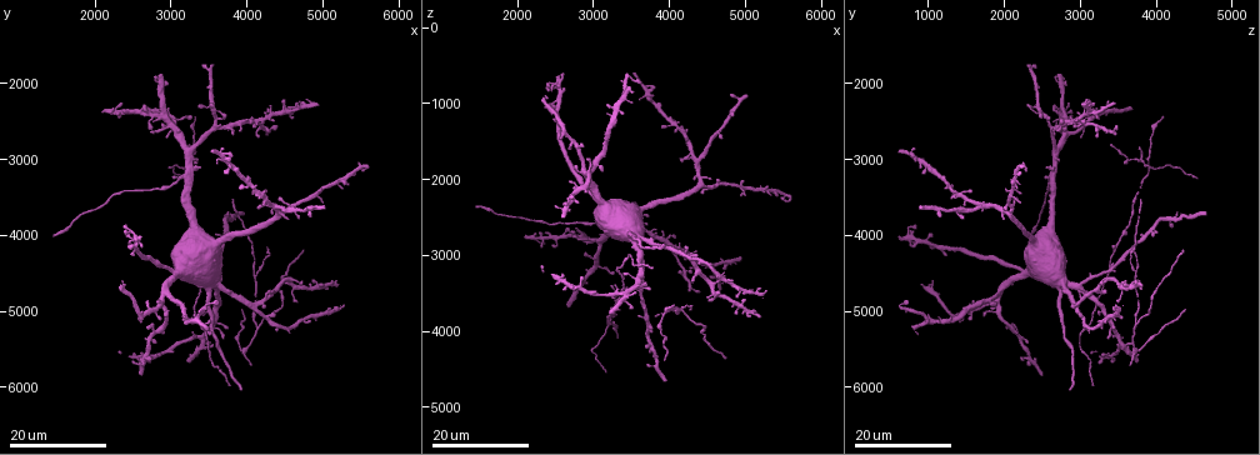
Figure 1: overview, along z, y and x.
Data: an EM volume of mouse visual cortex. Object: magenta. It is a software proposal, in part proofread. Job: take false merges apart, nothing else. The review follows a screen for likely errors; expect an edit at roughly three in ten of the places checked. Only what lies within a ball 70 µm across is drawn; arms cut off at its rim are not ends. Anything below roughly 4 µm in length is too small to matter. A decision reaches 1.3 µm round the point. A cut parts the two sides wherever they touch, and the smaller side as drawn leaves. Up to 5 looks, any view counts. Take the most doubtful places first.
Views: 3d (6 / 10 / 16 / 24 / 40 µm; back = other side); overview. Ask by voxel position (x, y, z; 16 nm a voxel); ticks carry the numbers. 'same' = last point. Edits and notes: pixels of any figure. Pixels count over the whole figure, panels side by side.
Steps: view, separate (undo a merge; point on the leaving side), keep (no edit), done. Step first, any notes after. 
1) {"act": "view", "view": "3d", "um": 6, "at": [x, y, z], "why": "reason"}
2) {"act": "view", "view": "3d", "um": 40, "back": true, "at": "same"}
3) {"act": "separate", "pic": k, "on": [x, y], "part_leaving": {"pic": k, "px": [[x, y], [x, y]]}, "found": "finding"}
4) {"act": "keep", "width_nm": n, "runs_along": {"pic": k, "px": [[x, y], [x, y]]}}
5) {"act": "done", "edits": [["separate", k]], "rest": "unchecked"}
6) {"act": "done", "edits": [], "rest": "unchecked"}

{"act": "view", "view": "3d", "um": 16, "at": [4150, 4550, 3750], "why": "three-way junction"}

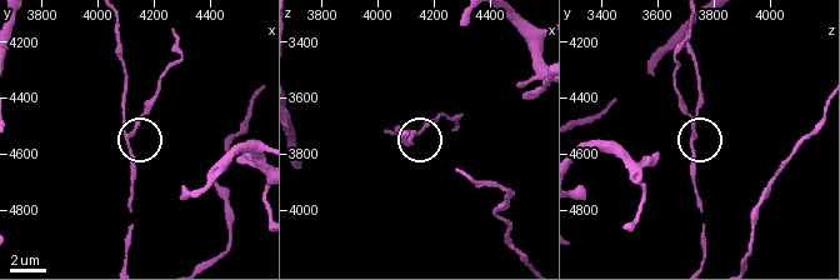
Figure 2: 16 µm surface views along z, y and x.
{"act": "view", "view": "3d", "um": 10, "at": [4120, 4530, 3720]}

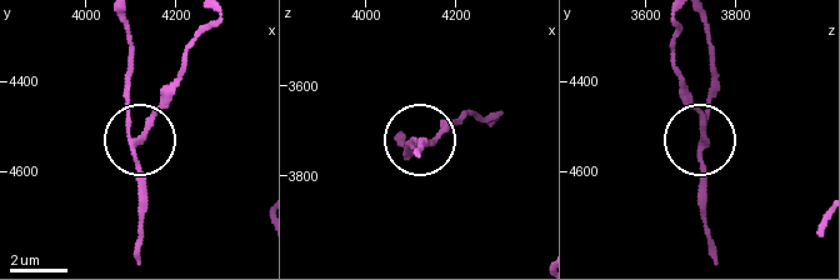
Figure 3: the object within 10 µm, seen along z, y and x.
{"act": "separate", "pic": 3, "on": [160, 108], "width_nm": 180, "part_leaving": {"pic": 3, "px": [[133, 143], [194, 38], [215, 20]]}, "found": "two neurons meet here"}

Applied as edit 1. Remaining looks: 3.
{"act": "view", "view": "overview"}

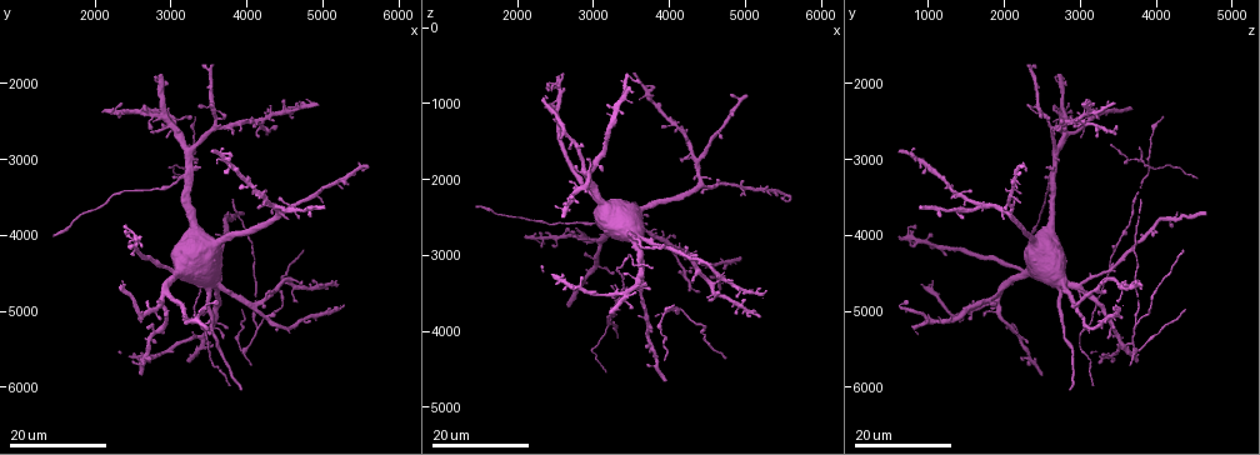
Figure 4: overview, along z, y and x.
{"act": "view", "view": "3d", "um": 16, "at": [4150, 5200, 3700], "why": "two arms in line, one across"}

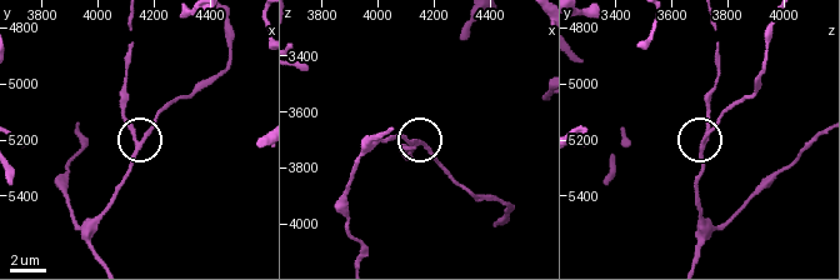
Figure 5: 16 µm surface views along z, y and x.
{"act": "view", "view": "3d", "um": 10, "at": [4150, 5220, 3710]}

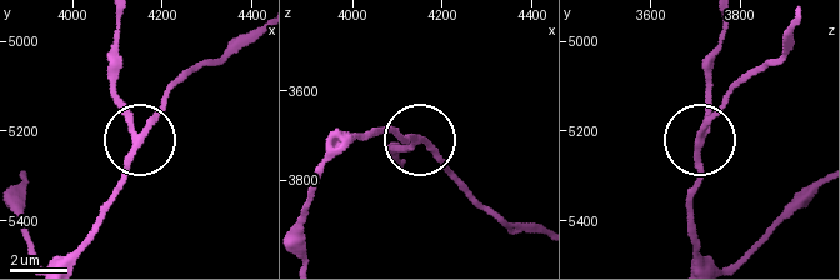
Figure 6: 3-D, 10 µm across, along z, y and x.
{"act": "keep", "side_arm_um": 21, "arms": 3, "found": "one neuron here"}

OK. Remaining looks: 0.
{"act": "done", "edits": [["separate", 3]], "rest": "unchecked"}

